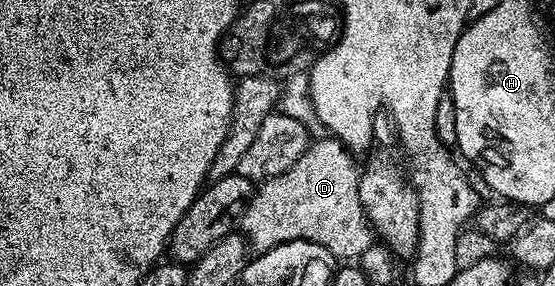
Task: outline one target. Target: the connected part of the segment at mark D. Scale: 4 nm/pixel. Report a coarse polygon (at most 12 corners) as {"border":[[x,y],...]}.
{"border":[[338,138],[258,183],[248,247],[321,244],[358,260],[377,235]]}

